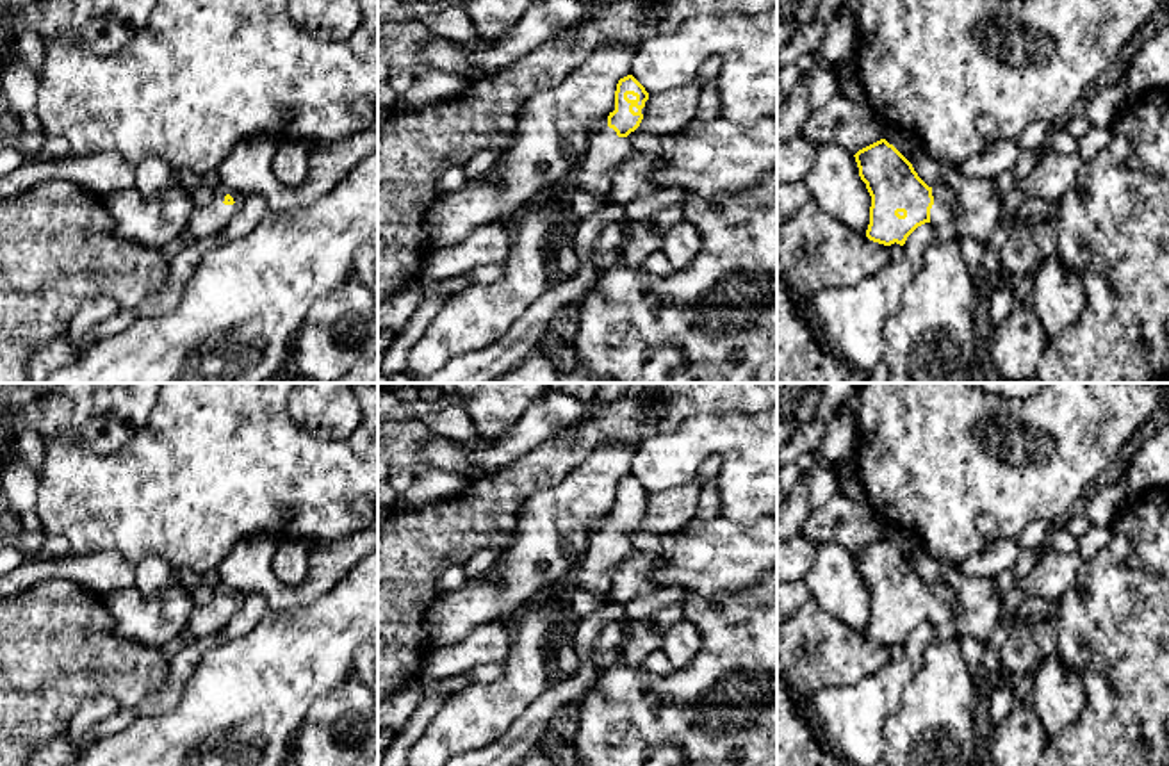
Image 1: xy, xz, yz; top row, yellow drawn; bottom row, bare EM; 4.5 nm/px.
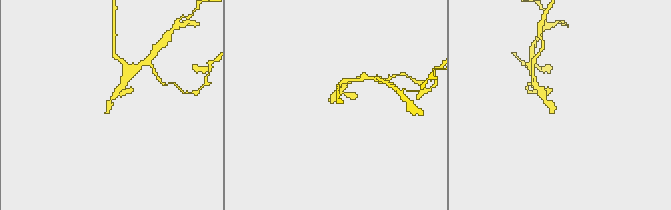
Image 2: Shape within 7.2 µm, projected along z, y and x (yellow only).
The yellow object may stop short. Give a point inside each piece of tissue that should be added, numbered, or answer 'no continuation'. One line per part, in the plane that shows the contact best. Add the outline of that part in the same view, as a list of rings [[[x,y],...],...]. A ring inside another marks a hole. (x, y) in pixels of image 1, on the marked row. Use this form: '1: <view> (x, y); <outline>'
1: yz (945, 209); [[[937,183],[932,187],[934,205],[930,208],[930,224],[939,228],[953,221],[961,210],[955,194],[944,185]]]

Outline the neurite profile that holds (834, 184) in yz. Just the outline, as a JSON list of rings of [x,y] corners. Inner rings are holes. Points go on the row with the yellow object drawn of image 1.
[[[838,144],[818,146],[804,183],[827,216],[866,235],[871,196],[850,151]]]

